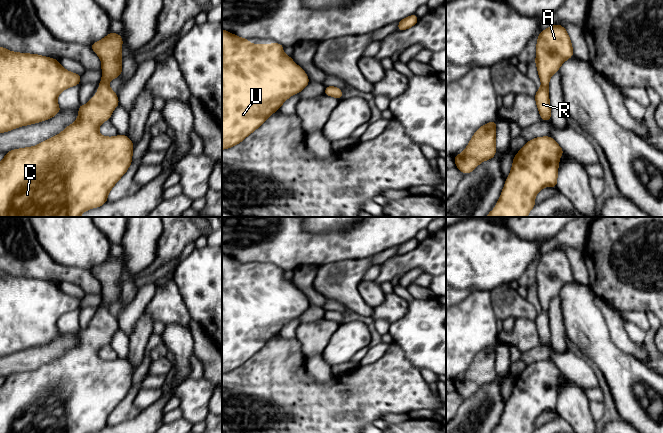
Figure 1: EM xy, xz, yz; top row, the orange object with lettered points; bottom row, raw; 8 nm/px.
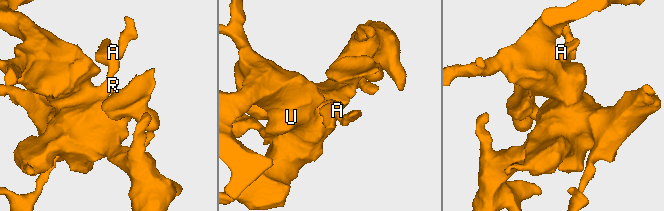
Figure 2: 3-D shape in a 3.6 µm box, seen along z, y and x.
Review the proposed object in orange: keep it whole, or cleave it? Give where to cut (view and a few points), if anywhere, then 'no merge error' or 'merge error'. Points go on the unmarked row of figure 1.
cut none; no merge error

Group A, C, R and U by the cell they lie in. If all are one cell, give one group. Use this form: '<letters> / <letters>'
A C R U

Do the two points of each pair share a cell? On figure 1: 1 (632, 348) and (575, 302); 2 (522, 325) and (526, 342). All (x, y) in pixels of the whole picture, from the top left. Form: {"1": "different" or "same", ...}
{"1": "different", "2": "same"}

